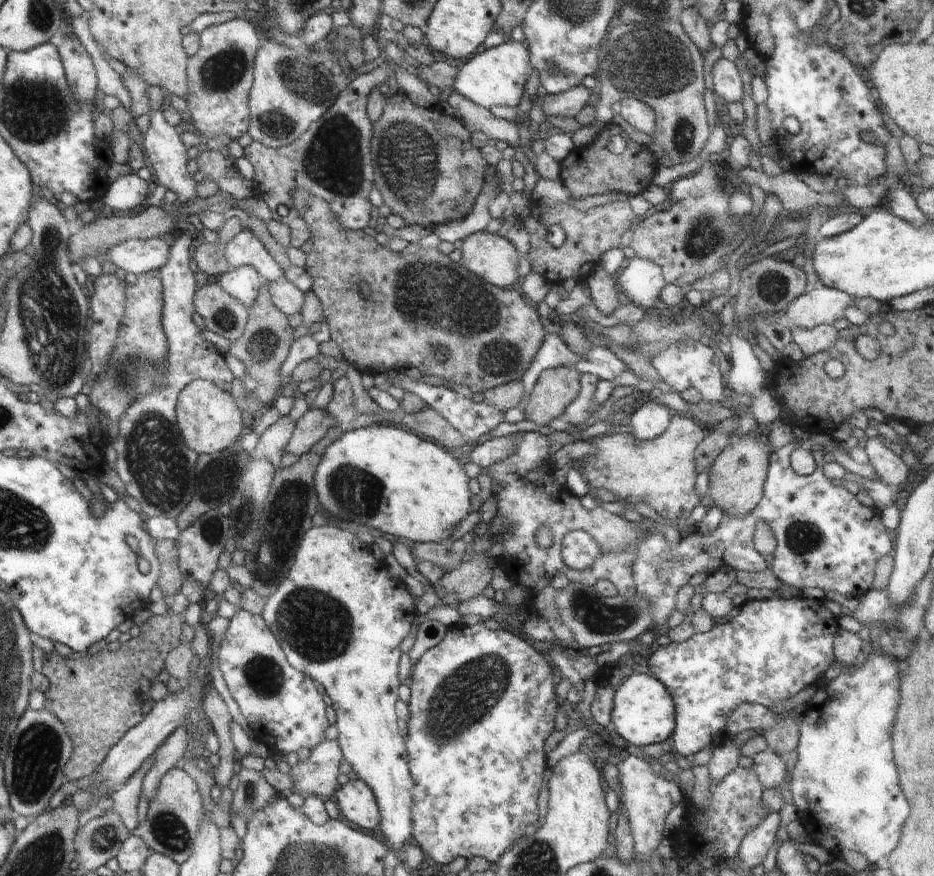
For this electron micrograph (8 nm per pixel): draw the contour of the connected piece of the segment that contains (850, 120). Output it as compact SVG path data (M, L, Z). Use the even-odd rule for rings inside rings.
M786 5L775 8L772 14L772 32L776 37L776 50L771 59L765 60L762 79L768 89L765 105L771 114L774 143L785 159L787 168L794 173L816 173L822 178L836 172L848 185L870 185L870 182L886 172L884 144L888 142L890 134L884 128L878 104L872 98L862 76L840 48L828 46L828 42L820 42L818 38L808 34L808 31L800 30ZM788 116L794 116L800 122L801 133L794 135L784 128L782 122Z

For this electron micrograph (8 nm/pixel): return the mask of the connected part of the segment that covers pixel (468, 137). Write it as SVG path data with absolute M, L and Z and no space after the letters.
M397 92L385 100L385 107L382 114L375 120L376 128L374 131L374 172L378 172L378 188L382 194L383 203L388 207L388 211L392 214L398 214L404 218L409 225L418 224L418 226L434 228L438 225L464 218L473 209L475 200L484 188L485 168L490 166L490 160L486 160L486 152L482 152L482 148L478 148L478 144L474 144L474 131L467 129L458 119L454 119L446 115L441 108L432 107L424 108L416 106L404 92Z

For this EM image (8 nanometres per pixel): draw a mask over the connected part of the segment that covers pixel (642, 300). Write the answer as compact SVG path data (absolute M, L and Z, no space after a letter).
M638 257L625 260L616 280L625 300L645 310L654 310L666 286L662 269L652 261Z

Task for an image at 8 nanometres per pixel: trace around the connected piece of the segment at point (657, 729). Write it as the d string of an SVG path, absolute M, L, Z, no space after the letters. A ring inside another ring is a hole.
M637 669L628 671L627 678L614 693L611 712L611 728L624 745L650 746L664 742L676 730L676 705L669 689L650 672Z

